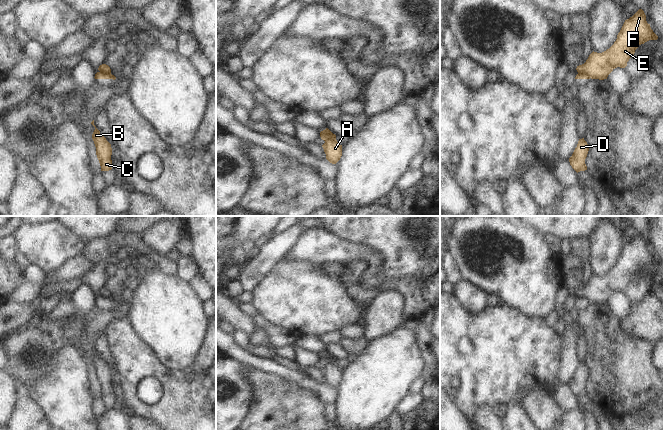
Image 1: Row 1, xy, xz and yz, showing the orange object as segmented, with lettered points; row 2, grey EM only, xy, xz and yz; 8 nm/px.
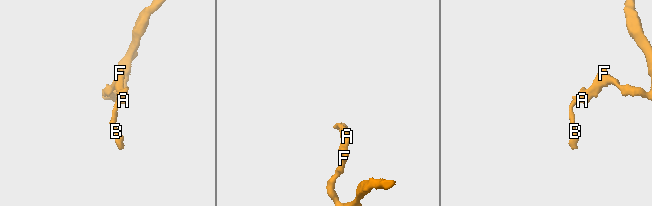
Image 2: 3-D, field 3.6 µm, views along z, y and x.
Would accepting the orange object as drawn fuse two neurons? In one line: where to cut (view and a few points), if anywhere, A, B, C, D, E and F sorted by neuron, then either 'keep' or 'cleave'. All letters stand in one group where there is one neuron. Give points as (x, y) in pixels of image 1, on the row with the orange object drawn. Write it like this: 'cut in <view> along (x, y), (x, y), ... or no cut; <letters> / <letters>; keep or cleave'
cut in yz along (578, 72), (584, 72), (590, 77); A E F / B C D; cleave

